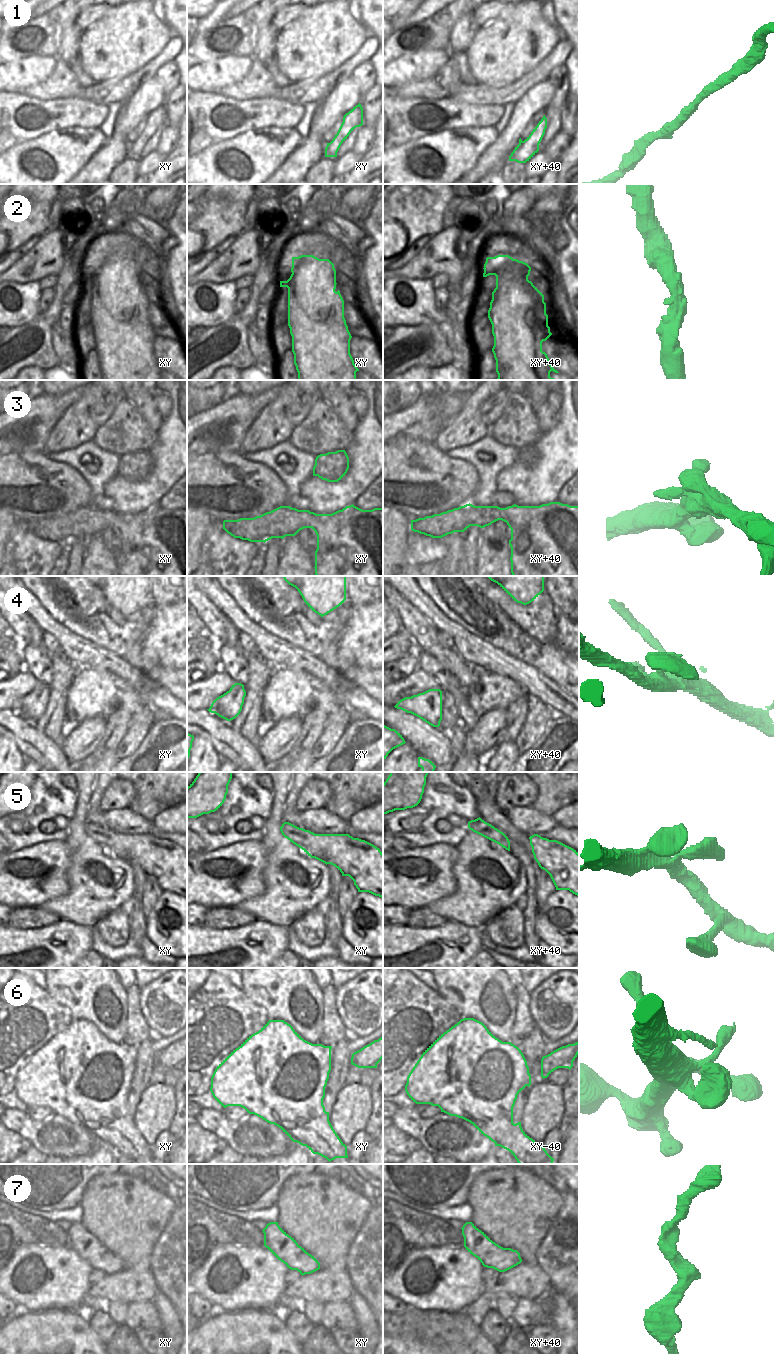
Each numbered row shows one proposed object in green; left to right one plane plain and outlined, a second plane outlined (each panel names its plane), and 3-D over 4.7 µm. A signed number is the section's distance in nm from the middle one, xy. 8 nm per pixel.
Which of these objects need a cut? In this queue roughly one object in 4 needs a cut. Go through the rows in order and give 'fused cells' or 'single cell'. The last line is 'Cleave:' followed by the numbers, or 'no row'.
1: single cell
2: single cell
3: single cell
4: single cell
5: single cell
6: single cell
7: single cell
Cleave: no row

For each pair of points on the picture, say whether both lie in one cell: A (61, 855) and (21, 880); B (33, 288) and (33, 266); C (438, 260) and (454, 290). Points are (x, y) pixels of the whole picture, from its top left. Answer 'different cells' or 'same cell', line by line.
A: same cell
B: different cells
C: same cell

